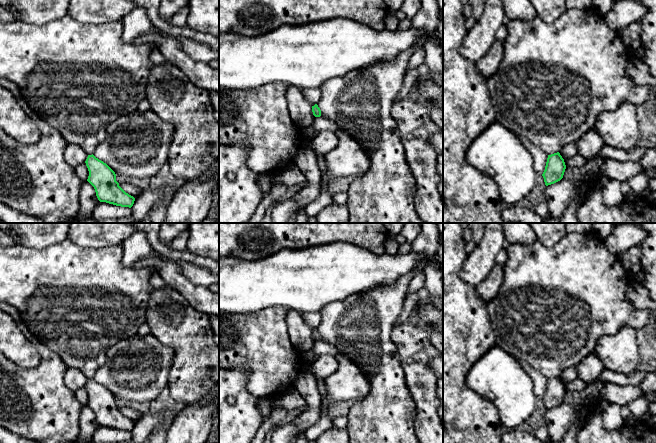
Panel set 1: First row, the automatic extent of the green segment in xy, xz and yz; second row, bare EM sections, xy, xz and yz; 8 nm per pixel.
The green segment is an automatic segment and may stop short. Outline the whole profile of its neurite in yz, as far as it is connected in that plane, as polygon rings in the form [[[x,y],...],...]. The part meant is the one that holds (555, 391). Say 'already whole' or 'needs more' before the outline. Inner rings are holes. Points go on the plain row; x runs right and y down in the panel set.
needs more; [[[593,232],[583,234],[567,233],[558,244],[551,248],[543,246],[538,240],[532,244],[510,244],[507,248],[507,261],[504,265],[503,283],[496,297],[487,303],[487,312],[491,319],[491,326],[495,334],[495,346],[499,346],[516,359],[527,362],[531,367],[548,379],[545,394],[542,398],[546,410],[554,408],[563,402],[566,389],[559,377],[562,372],[568,367],[576,366],[592,353],[602,336],[613,335],[626,326],[630,326],[637,330],[643,328],[648,323],[650,311],[637,309],[626,297],[626,291],[630,280],[631,275],[623,269],[619,257],[612,254],[604,245],[603,240],[597,237]]]

